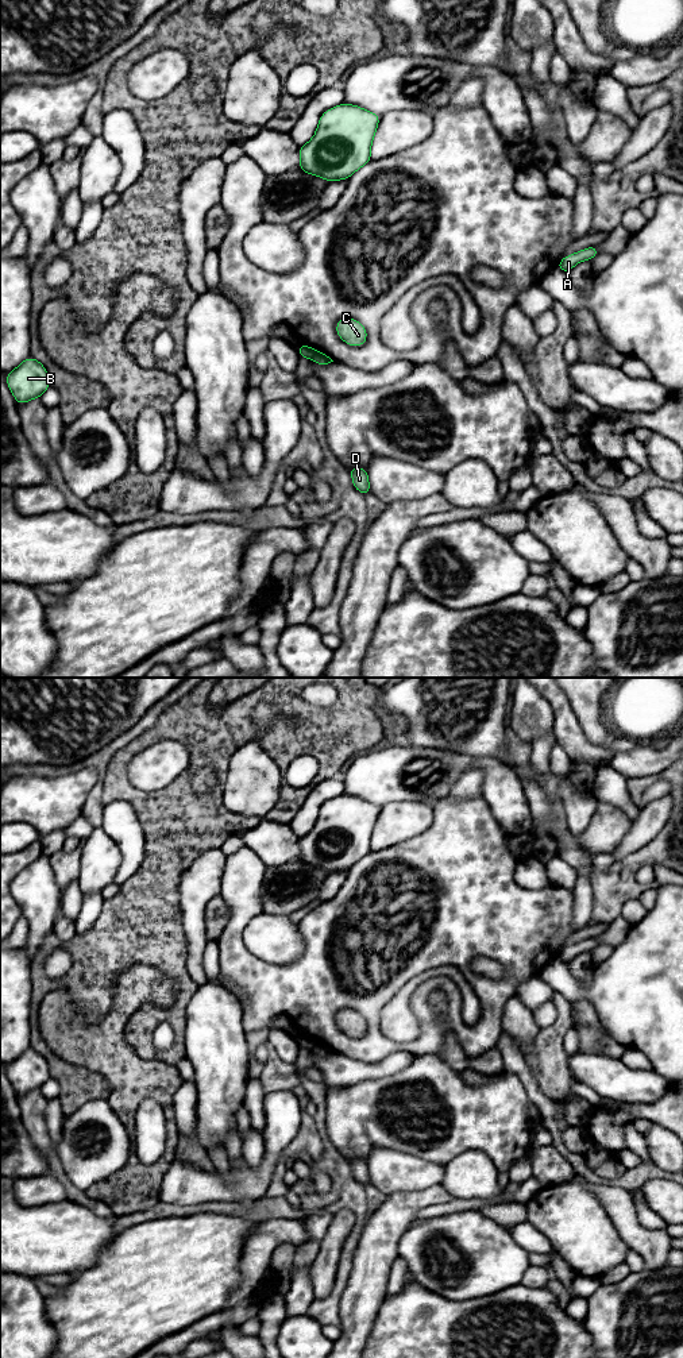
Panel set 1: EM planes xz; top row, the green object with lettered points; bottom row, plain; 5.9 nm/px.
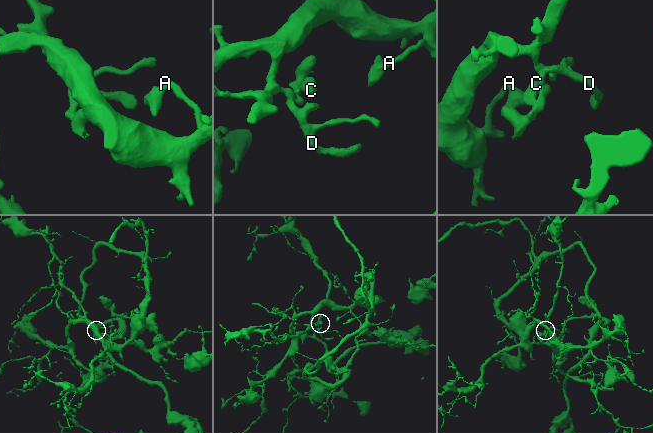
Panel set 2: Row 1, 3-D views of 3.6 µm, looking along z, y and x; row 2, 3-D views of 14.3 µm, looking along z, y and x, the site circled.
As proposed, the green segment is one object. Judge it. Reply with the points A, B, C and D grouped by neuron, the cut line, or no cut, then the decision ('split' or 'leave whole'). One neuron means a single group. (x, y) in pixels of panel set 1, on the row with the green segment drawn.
A B D / C; cut in xz along (315, 350), (309, 358); split

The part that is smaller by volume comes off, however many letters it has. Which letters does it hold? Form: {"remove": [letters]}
{"remove": ["C"]}

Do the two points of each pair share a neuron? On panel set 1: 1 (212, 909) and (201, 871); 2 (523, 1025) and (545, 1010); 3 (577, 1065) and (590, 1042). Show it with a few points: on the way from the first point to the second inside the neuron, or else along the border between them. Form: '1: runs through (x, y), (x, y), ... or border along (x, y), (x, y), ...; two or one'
1: border along (219, 895), (204, 910), (205, 932); two
2: border along (532, 1011), (533, 1019), (540, 1027); two
3: border along (578, 1050), (604, 1054); two

